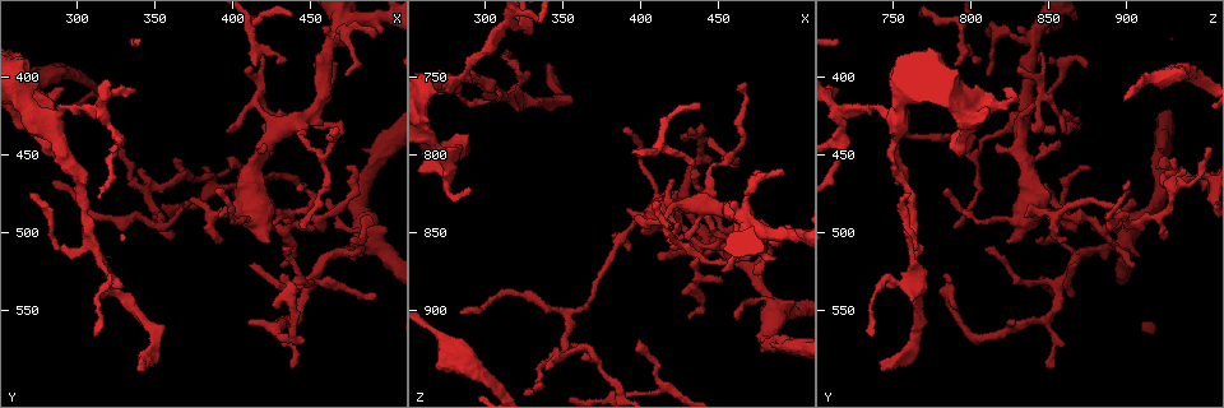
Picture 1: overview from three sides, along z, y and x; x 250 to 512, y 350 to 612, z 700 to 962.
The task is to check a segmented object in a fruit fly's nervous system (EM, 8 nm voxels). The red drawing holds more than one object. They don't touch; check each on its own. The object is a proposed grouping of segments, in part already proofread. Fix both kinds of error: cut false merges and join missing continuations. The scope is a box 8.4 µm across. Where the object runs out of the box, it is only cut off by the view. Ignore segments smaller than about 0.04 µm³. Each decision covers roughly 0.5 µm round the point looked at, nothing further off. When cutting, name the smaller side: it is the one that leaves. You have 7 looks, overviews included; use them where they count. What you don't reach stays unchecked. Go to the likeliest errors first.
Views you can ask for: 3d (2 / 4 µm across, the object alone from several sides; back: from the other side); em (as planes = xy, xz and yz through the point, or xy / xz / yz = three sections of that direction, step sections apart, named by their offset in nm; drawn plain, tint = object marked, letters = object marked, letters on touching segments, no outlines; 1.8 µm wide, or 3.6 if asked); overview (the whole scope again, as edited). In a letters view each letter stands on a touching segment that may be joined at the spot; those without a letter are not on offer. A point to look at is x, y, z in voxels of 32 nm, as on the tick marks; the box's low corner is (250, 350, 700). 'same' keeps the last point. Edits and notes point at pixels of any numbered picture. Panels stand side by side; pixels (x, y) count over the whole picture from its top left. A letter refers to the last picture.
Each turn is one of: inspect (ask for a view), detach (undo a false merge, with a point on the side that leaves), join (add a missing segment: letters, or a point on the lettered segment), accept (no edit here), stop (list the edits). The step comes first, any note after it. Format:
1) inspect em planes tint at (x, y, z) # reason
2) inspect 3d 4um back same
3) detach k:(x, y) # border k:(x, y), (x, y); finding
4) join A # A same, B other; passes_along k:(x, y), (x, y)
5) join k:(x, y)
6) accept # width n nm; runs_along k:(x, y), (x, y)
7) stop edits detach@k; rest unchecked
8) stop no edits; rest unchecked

inspect 3d 2um back at (276, 416, 802) # touches itself

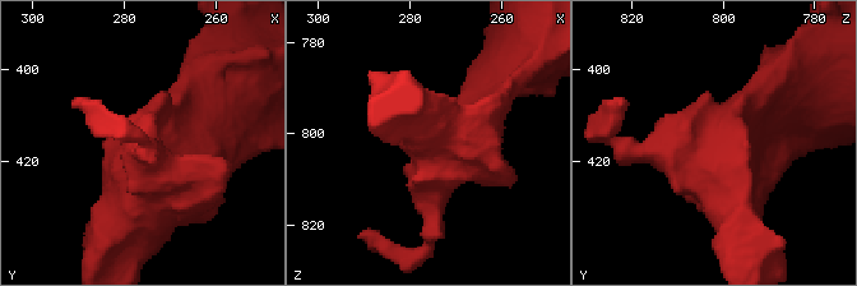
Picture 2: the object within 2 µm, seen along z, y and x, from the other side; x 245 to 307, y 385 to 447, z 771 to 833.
inspect em planes tint at (276, 416, 803)

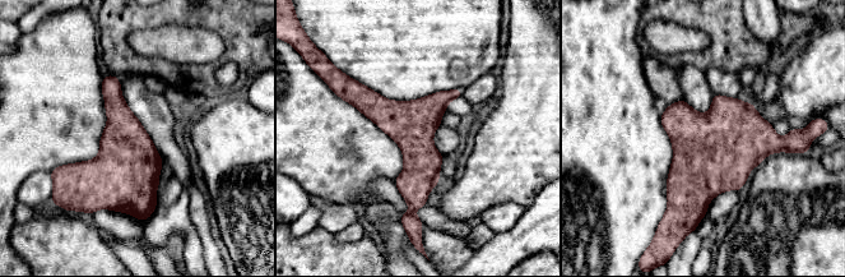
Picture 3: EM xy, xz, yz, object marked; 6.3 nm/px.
inspect em planes letters same

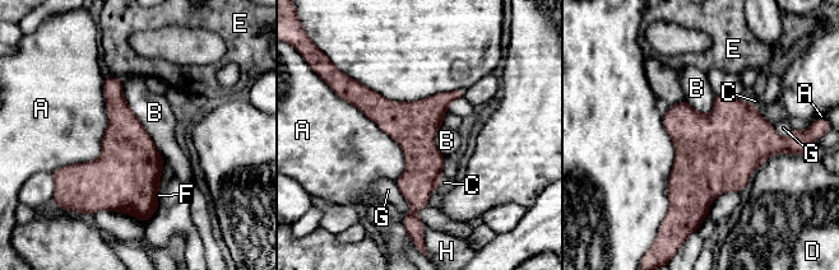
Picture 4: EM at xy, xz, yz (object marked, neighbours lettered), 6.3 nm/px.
accept # width 300 nm; A other, B other, C other, D other, E other, F other, G other, H other; runs_along 4:(355, 96), (416, 147), (413, 209); continuous, no second cell

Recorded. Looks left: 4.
inspect 3d 4um at (452, 532, 856) # a fork

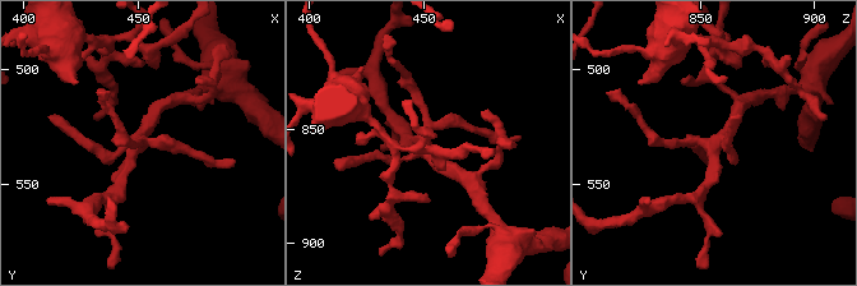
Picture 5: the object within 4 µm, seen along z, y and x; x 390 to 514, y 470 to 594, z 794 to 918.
inspect em 3.6um yz step 16 tint at (449, 533, 857)

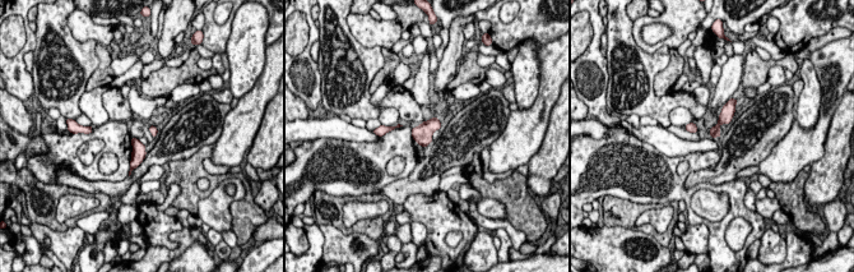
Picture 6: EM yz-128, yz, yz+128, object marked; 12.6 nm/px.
inspect em 3.6um planes letters same # cut it another way

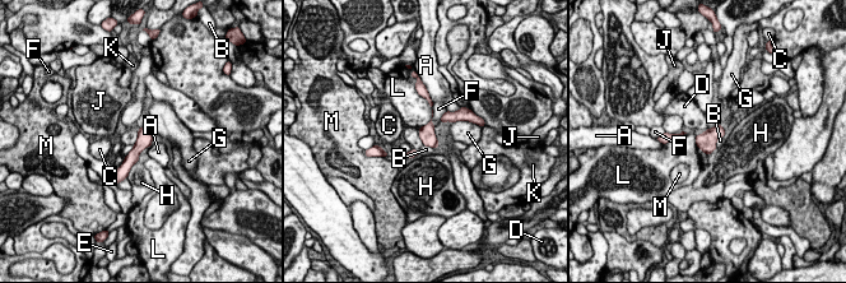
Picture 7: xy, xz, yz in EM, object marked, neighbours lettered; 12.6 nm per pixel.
accept # A other, B other, C other, D other, E other, F other, G other, H other, J other, K other, L other, M other; all the same cell

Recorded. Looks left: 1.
inspect em planes letters at (338, 586, 742) # an open end

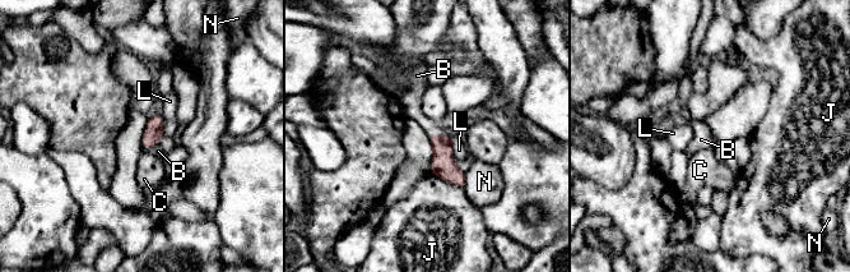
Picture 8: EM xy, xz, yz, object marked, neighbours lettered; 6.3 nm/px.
join B # B same, C other, J other, L other, N other; it goes on there

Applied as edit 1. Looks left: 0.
stop edits join@8; rest unchecked

